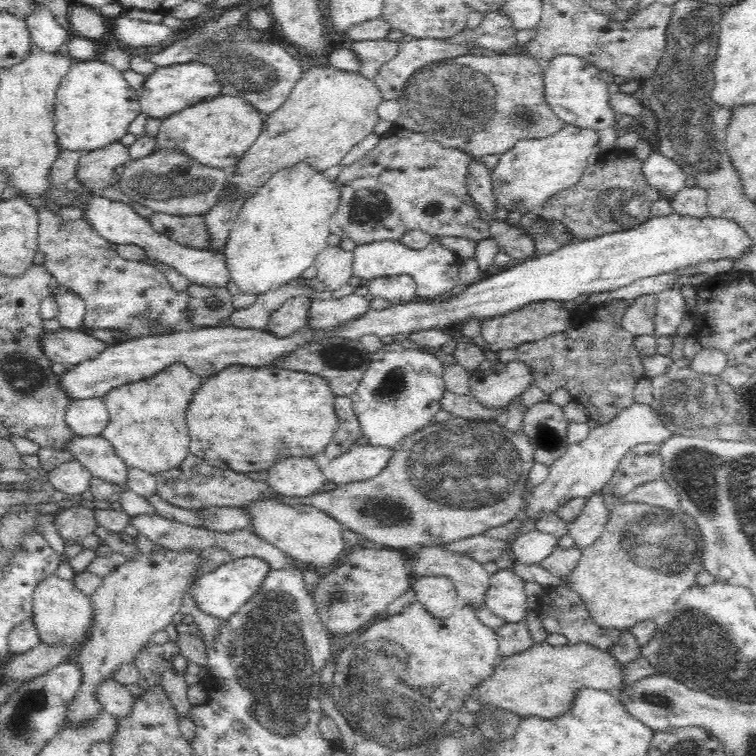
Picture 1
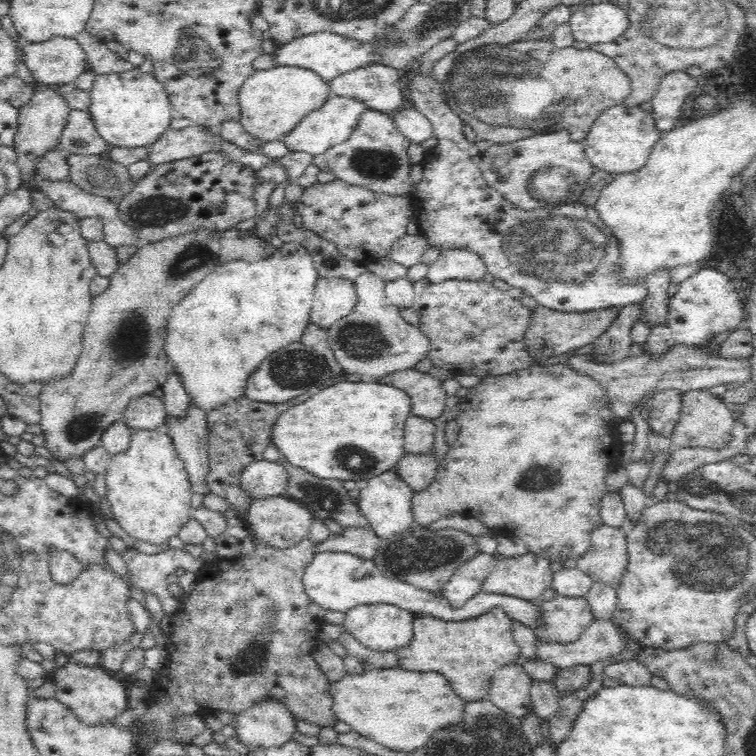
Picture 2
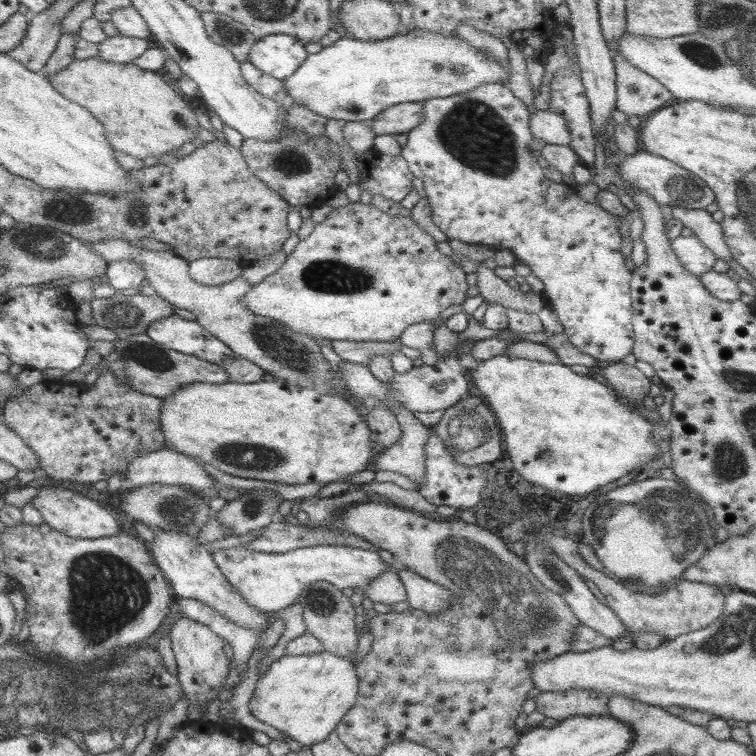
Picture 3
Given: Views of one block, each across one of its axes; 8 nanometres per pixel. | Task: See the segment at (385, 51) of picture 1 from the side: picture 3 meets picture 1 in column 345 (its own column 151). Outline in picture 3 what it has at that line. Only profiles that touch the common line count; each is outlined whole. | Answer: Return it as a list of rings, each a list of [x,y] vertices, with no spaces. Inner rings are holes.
[[[124,35],[109,36],[97,44],[96,57],[107,62],[133,63],[152,45],[151,40]]]

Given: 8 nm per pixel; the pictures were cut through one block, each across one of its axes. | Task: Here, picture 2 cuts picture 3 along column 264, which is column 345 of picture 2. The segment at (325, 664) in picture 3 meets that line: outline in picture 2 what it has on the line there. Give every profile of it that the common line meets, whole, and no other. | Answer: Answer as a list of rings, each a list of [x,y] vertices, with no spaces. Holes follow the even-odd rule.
[[[383,668],[367,671],[363,674],[344,674],[340,681],[327,686],[333,701],[333,711],[337,720],[351,726],[358,734],[382,744],[393,751],[410,752],[426,746],[430,735],[437,730],[451,727],[463,721],[464,700],[460,700],[454,690],[448,686],[446,678],[436,672],[403,670],[403,668]]]

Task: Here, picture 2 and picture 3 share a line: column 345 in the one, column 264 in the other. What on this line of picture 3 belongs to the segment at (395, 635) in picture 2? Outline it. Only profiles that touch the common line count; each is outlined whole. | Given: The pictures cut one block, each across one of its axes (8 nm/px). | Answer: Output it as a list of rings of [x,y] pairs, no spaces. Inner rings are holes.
[[[160,530],[155,535],[149,550],[176,597],[194,598],[208,603],[208,606],[214,607],[218,613],[226,615],[240,626],[250,629],[268,628],[270,618],[265,616],[265,612],[256,610],[242,598],[242,594],[228,582],[216,566],[207,547],[199,543],[197,538],[174,530]]]

